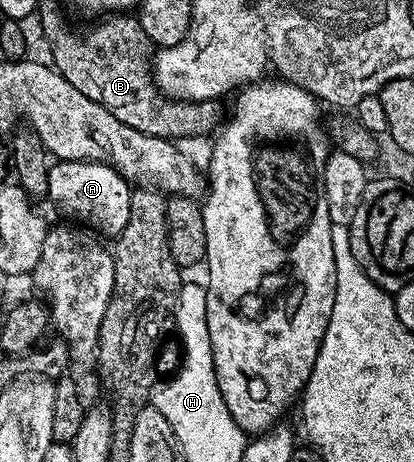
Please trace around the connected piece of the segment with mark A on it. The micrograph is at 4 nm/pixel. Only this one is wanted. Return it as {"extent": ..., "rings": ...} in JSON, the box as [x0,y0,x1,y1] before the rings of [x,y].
{"extent":[49,160,132,238],"rings":[[[59,160],[52,163],[49,170],[49,200],[67,215],[64,217],[68,221],[78,222],[103,238],[117,237],[125,230],[132,191],[132,185],[110,164],[94,160]]]}

